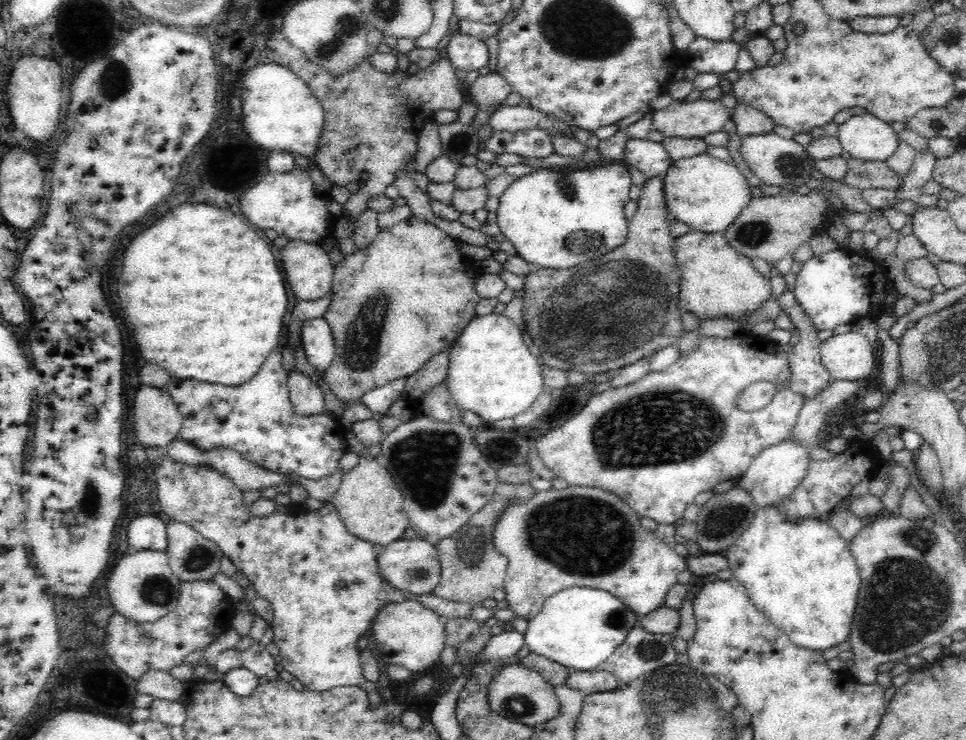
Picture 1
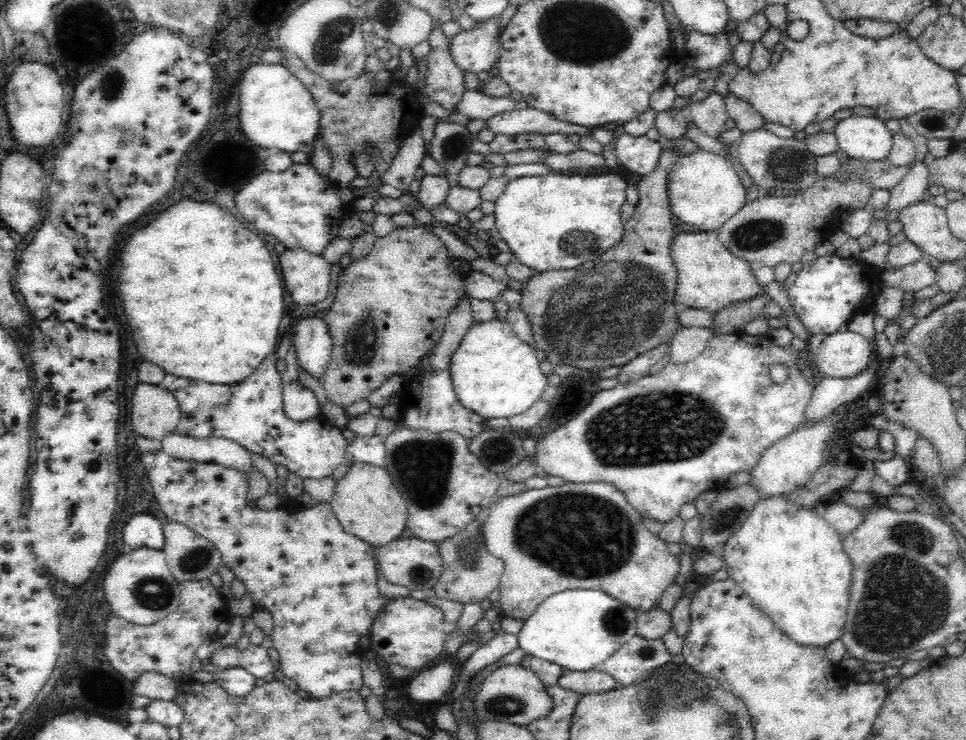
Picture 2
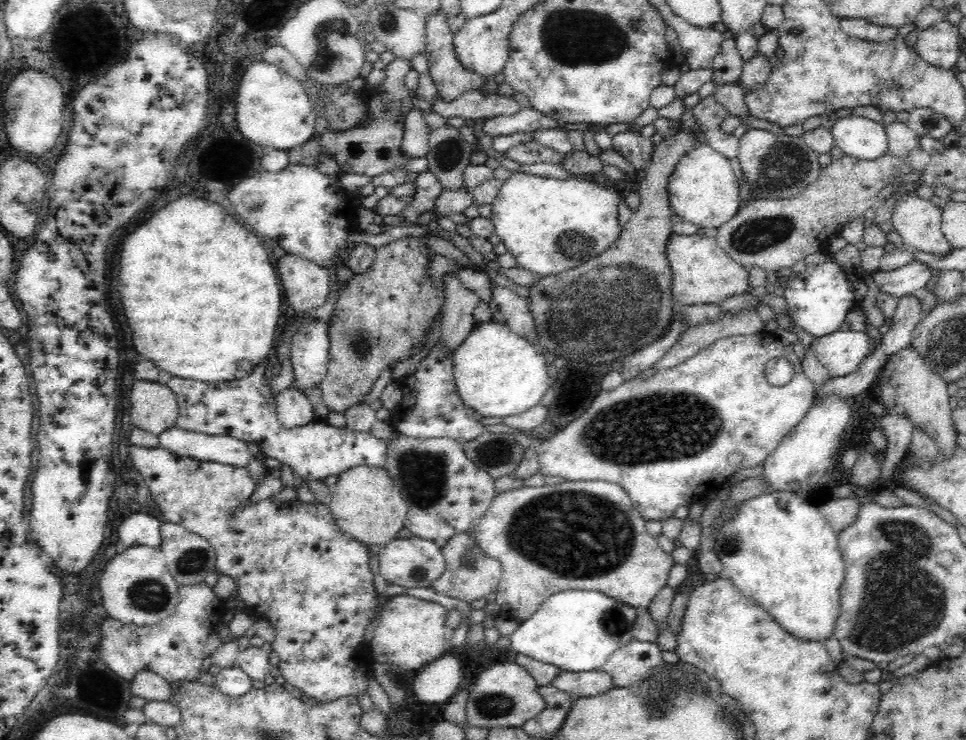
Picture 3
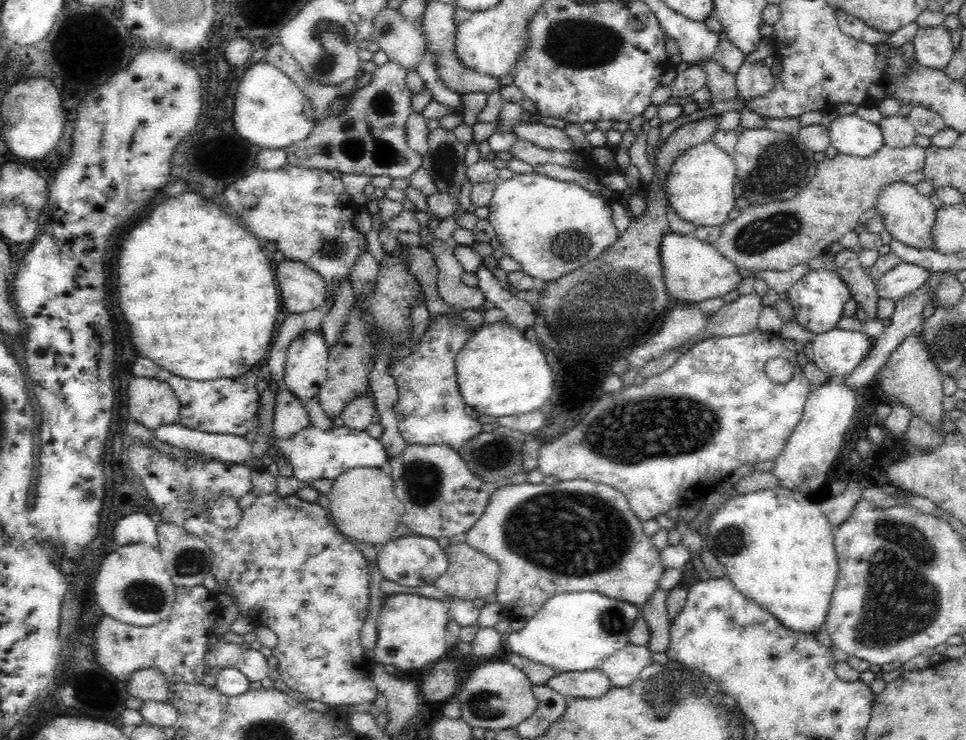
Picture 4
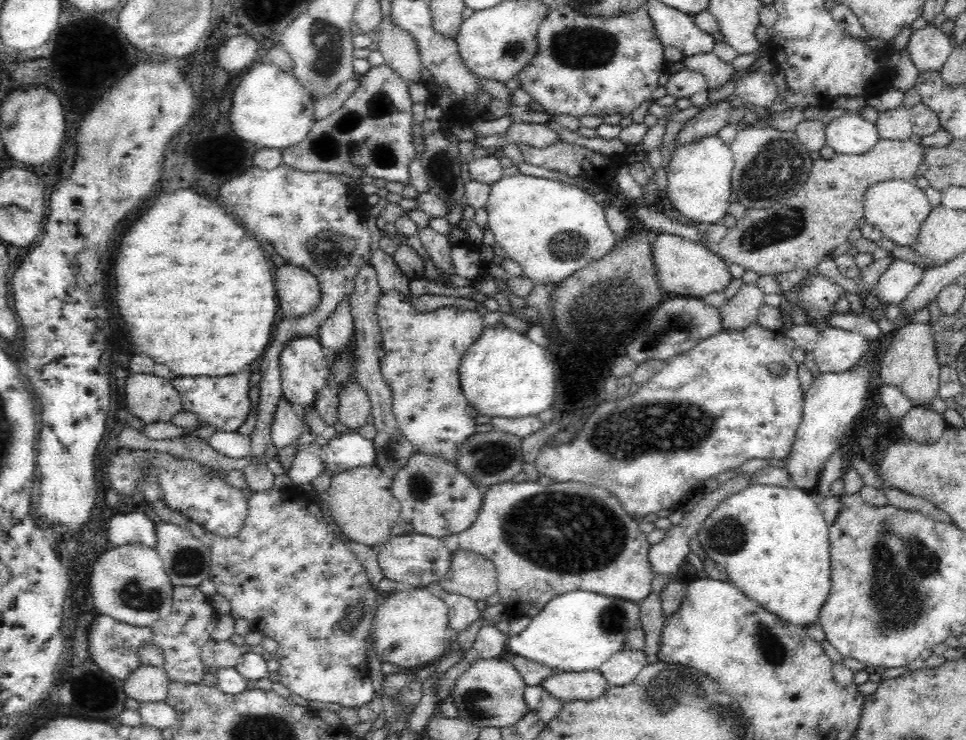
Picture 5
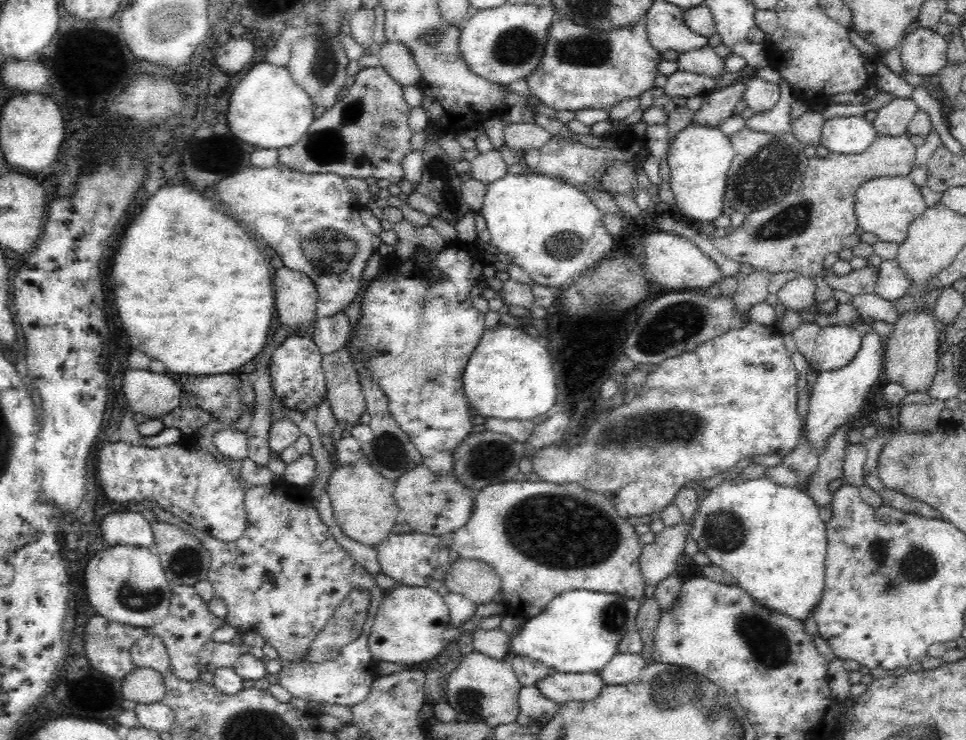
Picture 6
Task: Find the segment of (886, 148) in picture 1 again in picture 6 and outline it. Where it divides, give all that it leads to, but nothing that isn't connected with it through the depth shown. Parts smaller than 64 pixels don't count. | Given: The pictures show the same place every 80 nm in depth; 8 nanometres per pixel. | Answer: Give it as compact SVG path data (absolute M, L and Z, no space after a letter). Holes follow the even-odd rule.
M835 116L823 122L820 144L829 152L860 154L877 135L873 122L863 116Z

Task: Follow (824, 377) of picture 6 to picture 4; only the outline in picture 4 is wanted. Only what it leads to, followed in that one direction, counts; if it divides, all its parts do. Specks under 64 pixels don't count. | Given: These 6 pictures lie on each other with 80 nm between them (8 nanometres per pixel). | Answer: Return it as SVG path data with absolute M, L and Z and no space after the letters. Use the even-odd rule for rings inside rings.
M830 376L808 392L802 418L771 468L784 488L811 496L817 496L824 491L826 474L832 470L832 462L842 450L847 428L853 421L857 397L860 397L860 389L850 386L845 377Z

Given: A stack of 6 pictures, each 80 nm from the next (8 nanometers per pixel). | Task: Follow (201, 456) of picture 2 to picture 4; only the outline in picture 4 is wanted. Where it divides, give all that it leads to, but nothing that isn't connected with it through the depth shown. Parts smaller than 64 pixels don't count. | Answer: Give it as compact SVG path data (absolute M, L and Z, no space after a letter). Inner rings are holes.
M178 422L158 426L156 431L152 431L152 434L156 440L168 442L172 446L180 446L184 450L204 452L215 460L222 460L222 462L238 464L252 456L252 442L244 436L235 434L201 432L180 425Z

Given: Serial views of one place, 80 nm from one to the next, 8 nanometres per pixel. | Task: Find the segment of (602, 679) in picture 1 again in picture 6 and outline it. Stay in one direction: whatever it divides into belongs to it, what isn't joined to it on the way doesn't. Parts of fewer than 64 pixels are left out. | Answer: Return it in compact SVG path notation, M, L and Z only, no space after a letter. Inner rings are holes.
M552 669L535 685L544 697L563 705L570 701L591 701L605 684L595 673L561 673Z

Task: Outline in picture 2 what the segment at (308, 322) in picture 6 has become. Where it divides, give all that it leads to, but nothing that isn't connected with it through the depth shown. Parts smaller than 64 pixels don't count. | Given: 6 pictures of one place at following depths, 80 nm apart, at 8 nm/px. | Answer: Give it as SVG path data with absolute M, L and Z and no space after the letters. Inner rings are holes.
M286 249L280 254L280 268L284 286L290 292L292 301L297 306L316 306L328 298L328 294L334 289L335 272L322 255L312 255L304 249Z

